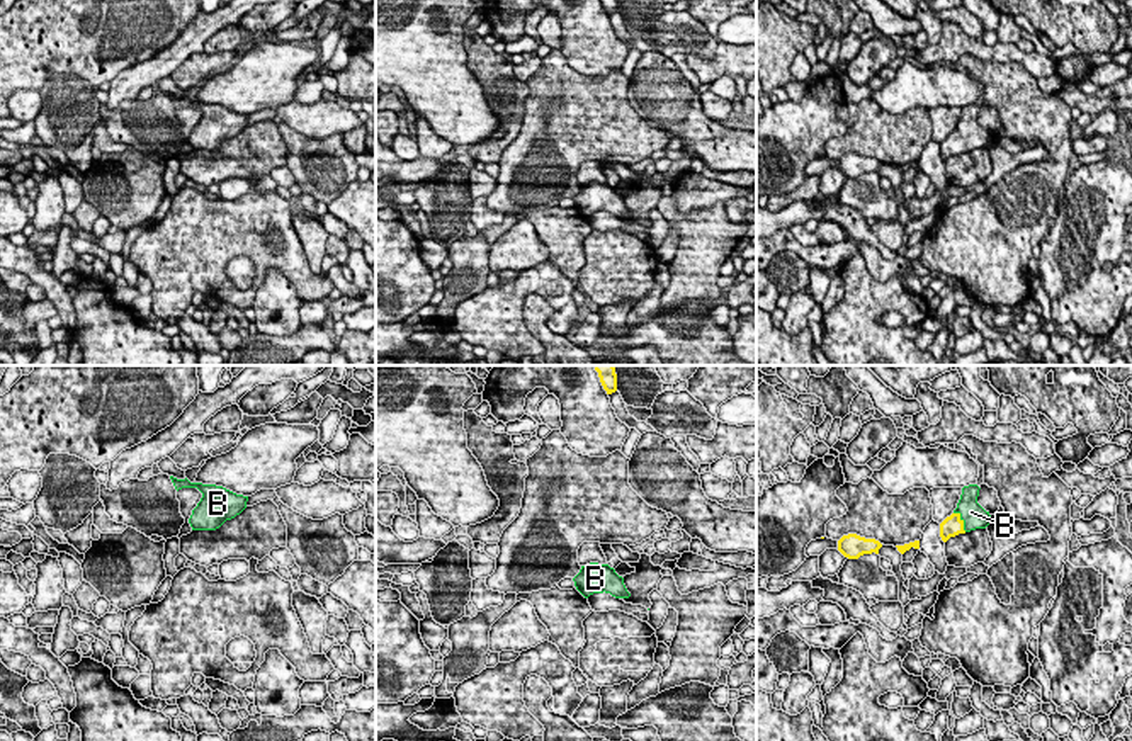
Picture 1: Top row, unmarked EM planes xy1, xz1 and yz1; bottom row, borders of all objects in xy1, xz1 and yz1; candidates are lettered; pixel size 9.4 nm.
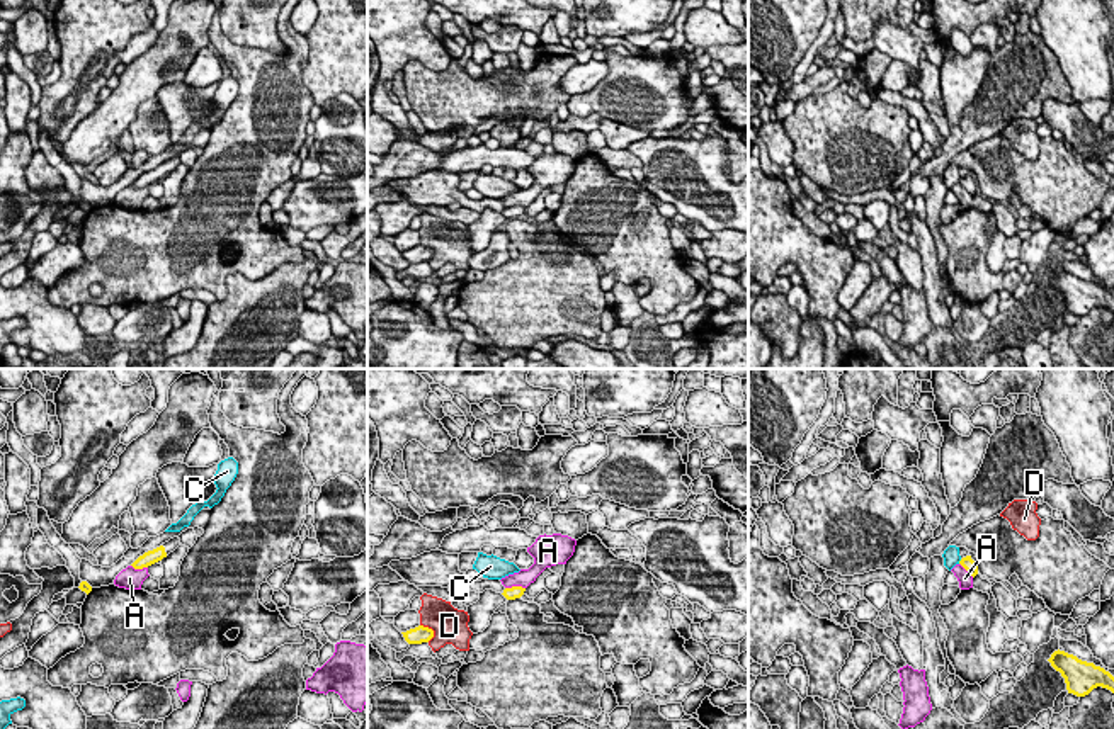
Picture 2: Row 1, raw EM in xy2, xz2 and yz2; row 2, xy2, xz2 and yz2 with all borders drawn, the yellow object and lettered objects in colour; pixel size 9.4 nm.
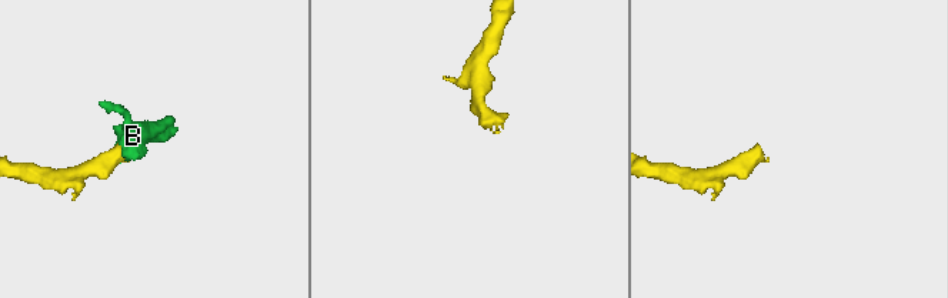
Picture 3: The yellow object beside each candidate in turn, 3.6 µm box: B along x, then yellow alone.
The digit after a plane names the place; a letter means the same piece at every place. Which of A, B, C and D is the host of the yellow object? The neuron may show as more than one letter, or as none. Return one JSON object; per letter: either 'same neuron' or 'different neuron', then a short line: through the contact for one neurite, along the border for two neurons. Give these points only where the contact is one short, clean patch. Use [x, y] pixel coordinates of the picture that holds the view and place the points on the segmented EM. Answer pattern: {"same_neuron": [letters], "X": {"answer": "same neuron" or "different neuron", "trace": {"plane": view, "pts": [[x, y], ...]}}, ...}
{"same_neuron": ["B"], "A": {"answer": "different neuron", "trace": {"plane": "xz2", "pts": [[524, 587], [505, 588]]}}, "B": {"answer": "same neuron", "trace": {"plane": "yz1", "pts": [[952, 526], [961, 520], [971, 512]]}}, "C": {"answer": "different neuron", "trace": {"plane": "yz2", "pts": [[961, 559], [958, 563]]}}, "D": {"answer": "different neuron"}}

